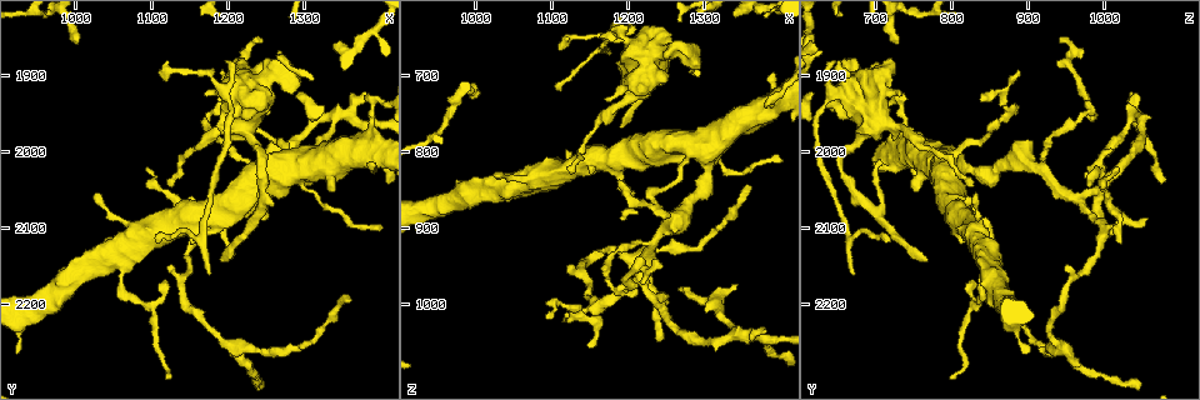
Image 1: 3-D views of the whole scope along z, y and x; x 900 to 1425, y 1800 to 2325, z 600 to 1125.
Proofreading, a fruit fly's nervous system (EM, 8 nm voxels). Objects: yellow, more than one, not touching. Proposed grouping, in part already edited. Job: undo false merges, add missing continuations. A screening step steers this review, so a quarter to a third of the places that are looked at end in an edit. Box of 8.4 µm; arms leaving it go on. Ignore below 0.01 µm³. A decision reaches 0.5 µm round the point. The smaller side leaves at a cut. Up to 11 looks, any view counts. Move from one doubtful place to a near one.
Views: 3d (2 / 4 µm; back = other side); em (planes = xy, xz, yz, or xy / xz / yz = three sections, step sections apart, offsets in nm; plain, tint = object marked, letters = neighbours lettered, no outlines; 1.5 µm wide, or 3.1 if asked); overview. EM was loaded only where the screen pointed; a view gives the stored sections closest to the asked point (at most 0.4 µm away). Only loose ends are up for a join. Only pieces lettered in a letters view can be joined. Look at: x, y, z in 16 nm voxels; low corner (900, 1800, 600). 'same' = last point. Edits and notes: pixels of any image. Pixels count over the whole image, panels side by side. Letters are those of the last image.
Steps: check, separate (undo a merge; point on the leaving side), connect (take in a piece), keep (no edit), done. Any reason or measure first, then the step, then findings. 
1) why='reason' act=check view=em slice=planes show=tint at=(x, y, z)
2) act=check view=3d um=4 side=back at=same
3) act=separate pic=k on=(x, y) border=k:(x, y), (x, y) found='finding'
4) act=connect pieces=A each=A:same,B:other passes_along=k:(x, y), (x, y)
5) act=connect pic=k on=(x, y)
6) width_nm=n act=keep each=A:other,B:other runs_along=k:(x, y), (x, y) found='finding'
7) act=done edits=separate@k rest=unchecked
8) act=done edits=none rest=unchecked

why='free end' act=check view=em slice=yz step=8 show=letters at=(1290, 1910, 690)

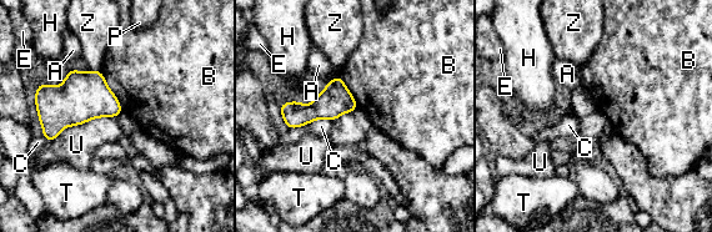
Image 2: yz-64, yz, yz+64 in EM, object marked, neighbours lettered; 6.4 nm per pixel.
width_nm=180 act=keep each=A:other,B:other,C:other,E:other,H:other,P:other,T:other,U:other,Z:other border=2:(116, 116), (69, 125), (48, 142) found='no lettered piece goes on from it'

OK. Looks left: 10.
why='sudden change in width' act=check view=em slice=xz step=8 show=letters at=(1205, 1970, 730)

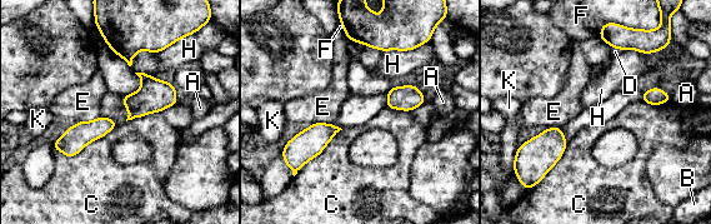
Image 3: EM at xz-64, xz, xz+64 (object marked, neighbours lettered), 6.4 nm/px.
width_nm=80 act=keep each=A:other,B:other,C:other,D:other,E:other,F:other,H:other,K:other border=3:(119, 124), (71, 157), (58, 150) found='continuous, no second neuron'

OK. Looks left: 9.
why='tapers out' act=check view=3d um=2 at=(1025, 2050, 830)

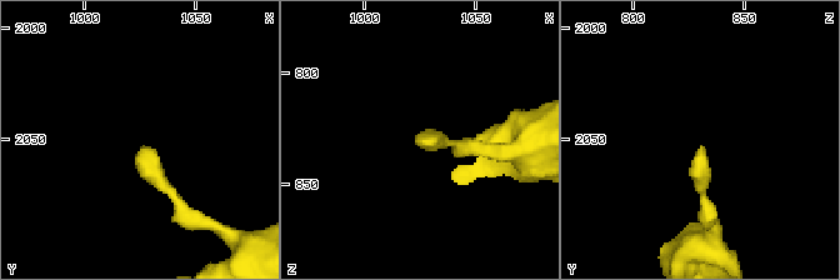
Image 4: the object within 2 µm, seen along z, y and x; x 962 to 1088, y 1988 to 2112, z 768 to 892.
act=check view=em slice=planes show=tint at=(1028, 2054, 832)

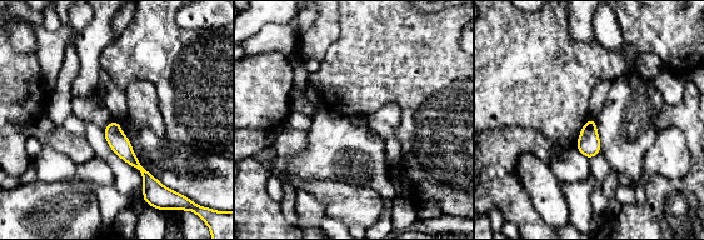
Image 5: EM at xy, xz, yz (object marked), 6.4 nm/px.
act=check view=em slice=planes show=letters at=same

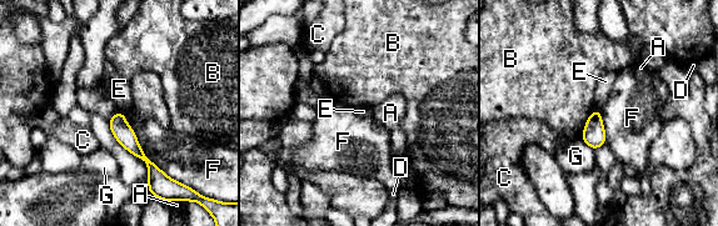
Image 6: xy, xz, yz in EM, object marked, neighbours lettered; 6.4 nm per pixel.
width_nm=120 act=keep each=A:other,B:other,C:other,D:other,E:other,F:other,G:other found='none of them fits'

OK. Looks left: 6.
why='thin end' act=check view=em slice=planes show=letters at=(1115, 2295, 800)

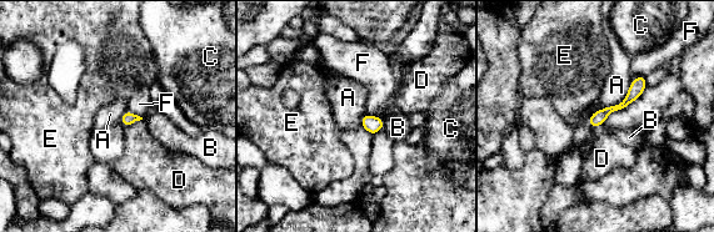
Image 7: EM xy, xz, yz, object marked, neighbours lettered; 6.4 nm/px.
width_nm=80 act=keep each=A:other,B:other,C:other,D:other,E:other,F:other runs_along=7:(643, 79), (622, 105), (592, 122) found='none of them fits'

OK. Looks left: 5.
act=done edits=none rest=unchecked

